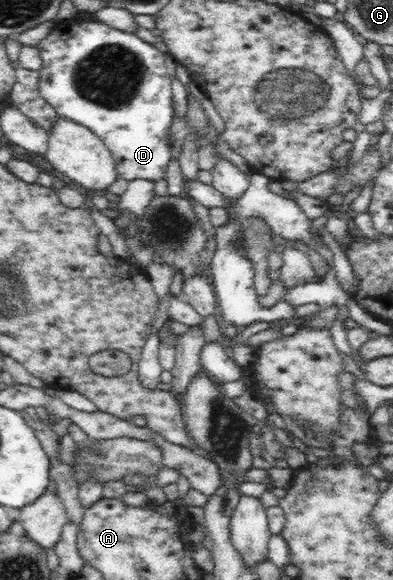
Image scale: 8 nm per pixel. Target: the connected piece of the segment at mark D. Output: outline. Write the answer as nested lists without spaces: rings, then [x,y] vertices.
[[[80,17],[57,22],[37,48],[42,58],[42,67],[38,70],[40,96],[56,110],[57,116],[78,123],[96,134],[114,157],[117,174],[126,181],[158,181],[165,178],[172,160],[170,127],[174,108],[164,54],[136,34],[117,30],[95,17],[94,20]]]

